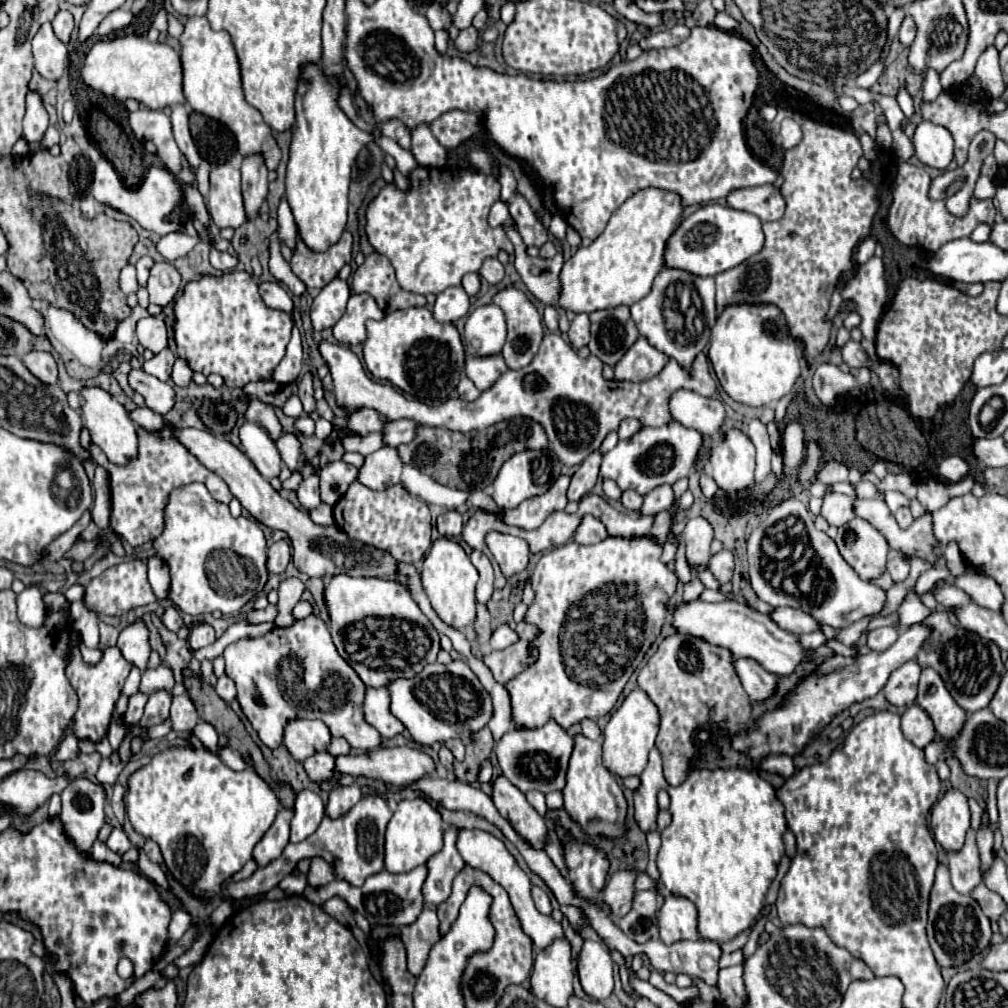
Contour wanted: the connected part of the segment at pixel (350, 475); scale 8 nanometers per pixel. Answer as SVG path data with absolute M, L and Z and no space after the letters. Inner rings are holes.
M342 460L330 462L320 472L320 498L324 504L334 506L348 486L358 478L358 468L352 464L346 464Z

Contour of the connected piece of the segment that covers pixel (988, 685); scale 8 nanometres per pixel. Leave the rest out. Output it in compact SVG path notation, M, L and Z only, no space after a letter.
M934 610L920 624L930 628L930 636L922 644L916 662L920 668L932 668L944 680L952 698L966 710L976 712L988 706L996 686L1000 682L1000 674L1004 670L1004 662L1000 658L1000 648L994 642L980 638L976 632L964 630L962 626L954 626L944 610Z

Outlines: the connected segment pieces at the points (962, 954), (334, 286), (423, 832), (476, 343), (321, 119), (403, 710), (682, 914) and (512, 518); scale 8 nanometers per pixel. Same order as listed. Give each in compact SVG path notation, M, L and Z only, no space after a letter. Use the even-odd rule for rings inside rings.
M938 864L936 880L930 892L930 906L928 906L928 942L932 946L934 958L940 968L958 968L964 962L972 960L984 948L988 948L992 930L990 920L980 910L978 902L972 896L962 896L952 888L948 866Z
M334 278L328 286L324 286L322 292L314 298L312 308L310 308L314 330L322 332L326 328L332 328L342 318L348 296L350 296L350 288L344 280Z
M426 798L402 800L388 822L386 830L386 870L388 872L410 872L420 864L426 864L430 856L434 856L442 848L442 834L444 834L444 820L438 808L428 802Z
M496 304L476 308L464 326L464 346L470 356L496 356L506 342L506 318Z
M320 64L302 68L302 82L296 94L296 130L286 170L286 200L290 204L298 236L312 252L326 252L346 228L350 172L358 152L374 136L360 130L336 106L336 78L324 78Z
M454 660L448 666L430 664L416 678L396 680L390 686L390 694L392 714L410 730L412 738L424 746L442 744L450 738L460 738L464 744L470 744L472 736L492 718L492 700L464 660Z
M663 887L655 893L658 904L662 905L658 910L660 940L664 944L674 944L680 940L698 940L696 906L688 898L674 896L668 892L663 895Z
M560 476L546 494L542 494L540 498L530 498L528 502L522 502L518 508L514 510L504 510L502 512L502 520L508 526L518 526L522 530L534 530L538 528L552 512L556 510L564 510L566 506L566 490L568 490L570 478L568 476Z

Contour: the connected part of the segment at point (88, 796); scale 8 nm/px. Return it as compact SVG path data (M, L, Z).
M76 778L62 790L60 798L60 824L76 850L88 854L100 828L104 826L104 790L100 784Z

